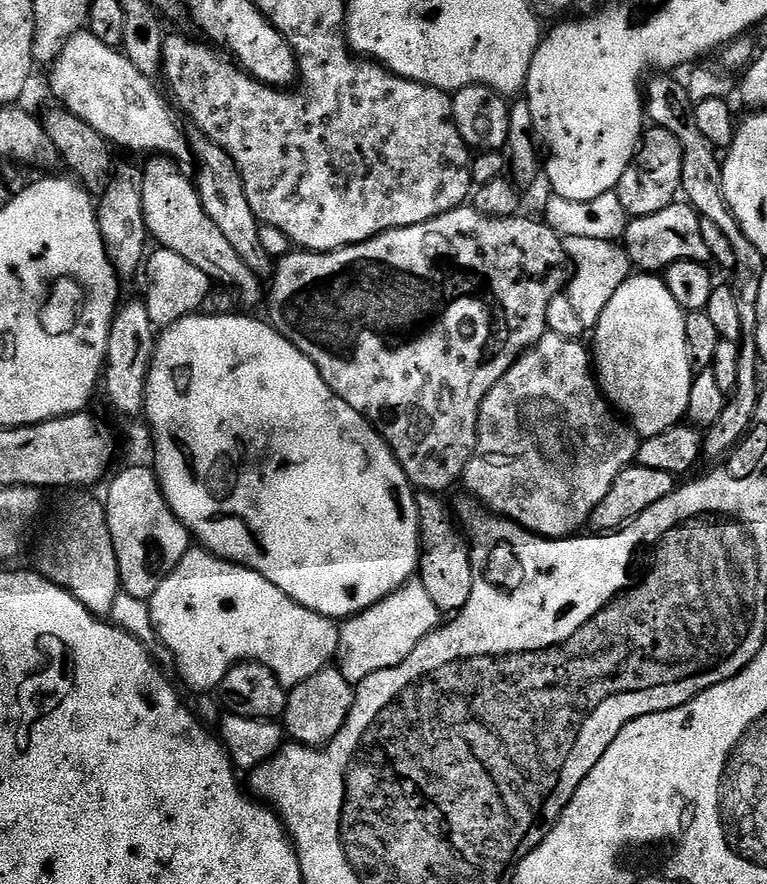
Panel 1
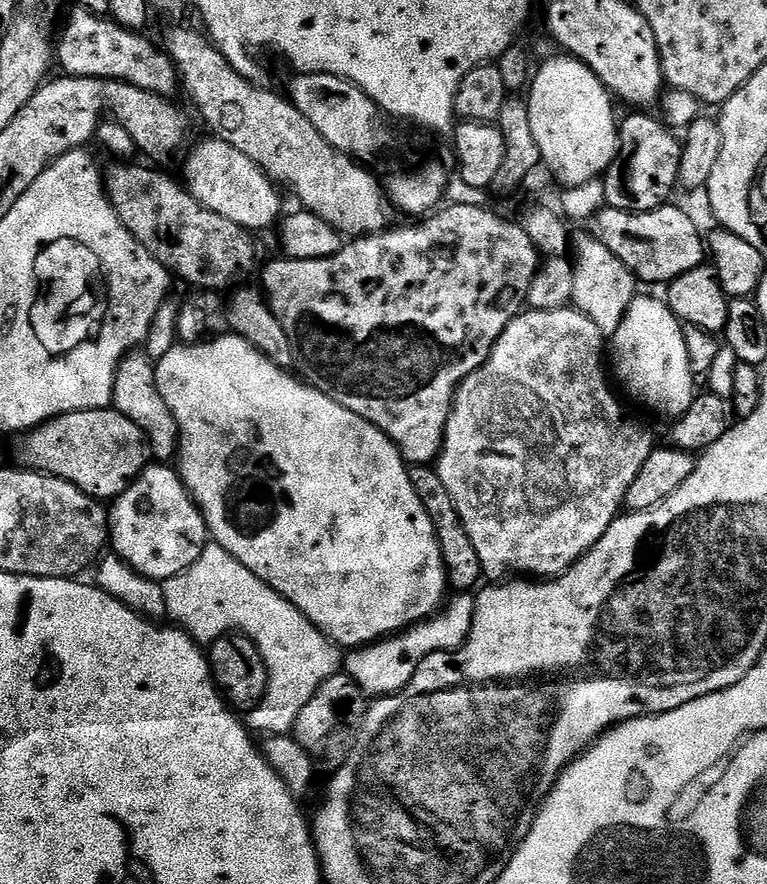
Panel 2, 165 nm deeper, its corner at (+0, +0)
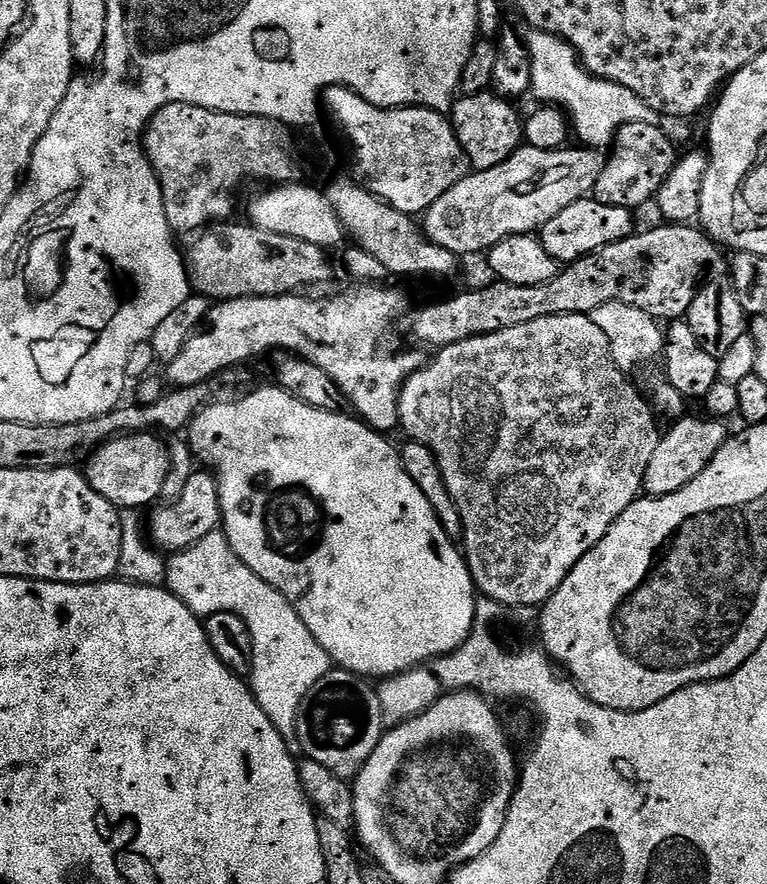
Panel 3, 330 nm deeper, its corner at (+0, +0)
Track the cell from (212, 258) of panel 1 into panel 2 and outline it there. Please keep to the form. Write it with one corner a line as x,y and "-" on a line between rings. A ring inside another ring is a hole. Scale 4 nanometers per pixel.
237,287
231,293
232,301
228,304
228,324
241,337
220,336
217,340
177,346
156,364
158,390
166,406
170,406
180,431
180,478
192,495
193,502
199,506
215,544
238,558
238,562
242,562
246,570
269,584
278,595
285,596
333,644
344,650
363,648
427,620
429,616
436,615
445,603
444,592
449,591
449,586
434,522
430,522
430,514
426,514
426,506
422,506
414,490
409,465
396,449
396,443
385,432
366,422
366,418
346,410
346,406
334,402
334,398
330,398
311,383
303,384
280,369
292,368
298,364
298,353
292,346
292,339
288,337
286,330
282,330
267,299
257,289
256,293
254,289
244,287

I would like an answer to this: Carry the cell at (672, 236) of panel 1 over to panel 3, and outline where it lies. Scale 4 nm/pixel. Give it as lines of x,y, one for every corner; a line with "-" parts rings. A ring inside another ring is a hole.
585,198
574,202
574,206
566,206
562,214
554,214
554,218
550,218
550,222
540,229
538,239
546,254
567,266
590,252
598,252
610,242
631,236
634,231
632,216
633,213
622,206
606,206
595,198

